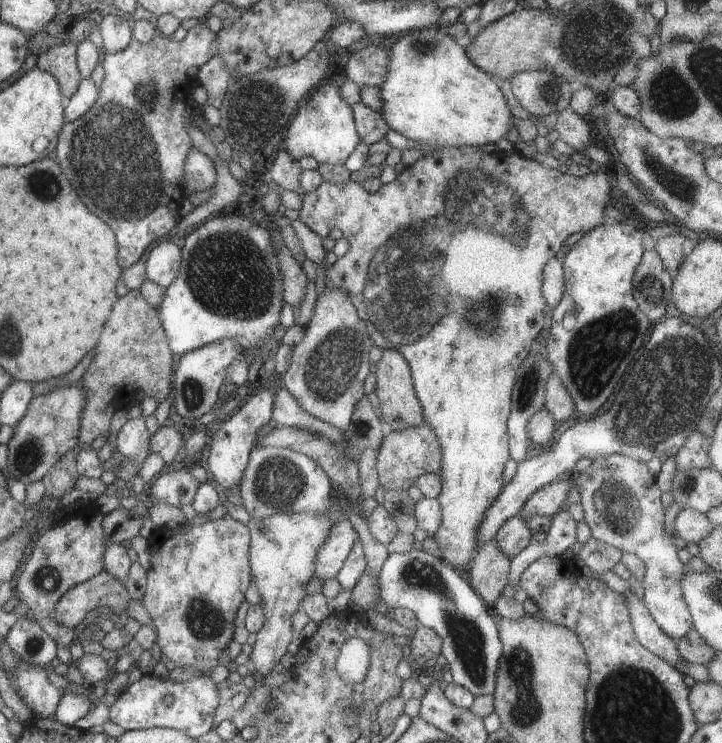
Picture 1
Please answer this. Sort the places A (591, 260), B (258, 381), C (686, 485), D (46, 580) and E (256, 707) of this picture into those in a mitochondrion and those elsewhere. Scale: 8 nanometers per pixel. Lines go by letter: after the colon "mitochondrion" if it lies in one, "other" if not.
A: other
B: other
C: mitochondrion
D: mitochondrion
E: other

